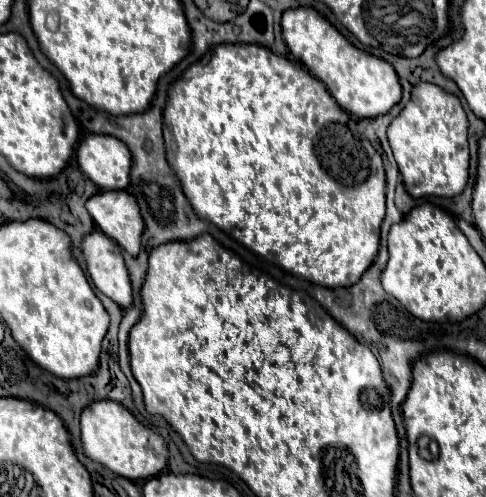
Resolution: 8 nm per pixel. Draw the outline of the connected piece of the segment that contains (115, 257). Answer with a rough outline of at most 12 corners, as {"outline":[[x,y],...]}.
{"outline":[[100,230],[82,252],[94,286],[120,308],[132,306],[120,246]]}

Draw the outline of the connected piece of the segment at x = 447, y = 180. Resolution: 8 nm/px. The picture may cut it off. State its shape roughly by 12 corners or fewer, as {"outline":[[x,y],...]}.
{"outline":[[420,82],[388,126],[410,196],[458,196],[468,118]]}

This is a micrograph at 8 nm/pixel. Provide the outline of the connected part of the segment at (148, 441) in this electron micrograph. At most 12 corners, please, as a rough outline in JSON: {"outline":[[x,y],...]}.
{"outline":[[120,402],[80,416],[84,454],[118,476],[146,480],[168,444]]}

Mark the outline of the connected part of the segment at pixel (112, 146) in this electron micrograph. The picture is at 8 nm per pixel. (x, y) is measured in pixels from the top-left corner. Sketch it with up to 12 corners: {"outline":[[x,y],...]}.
{"outline":[[86,136],[82,172],[102,190],[124,190],[132,156],[122,140]]}

